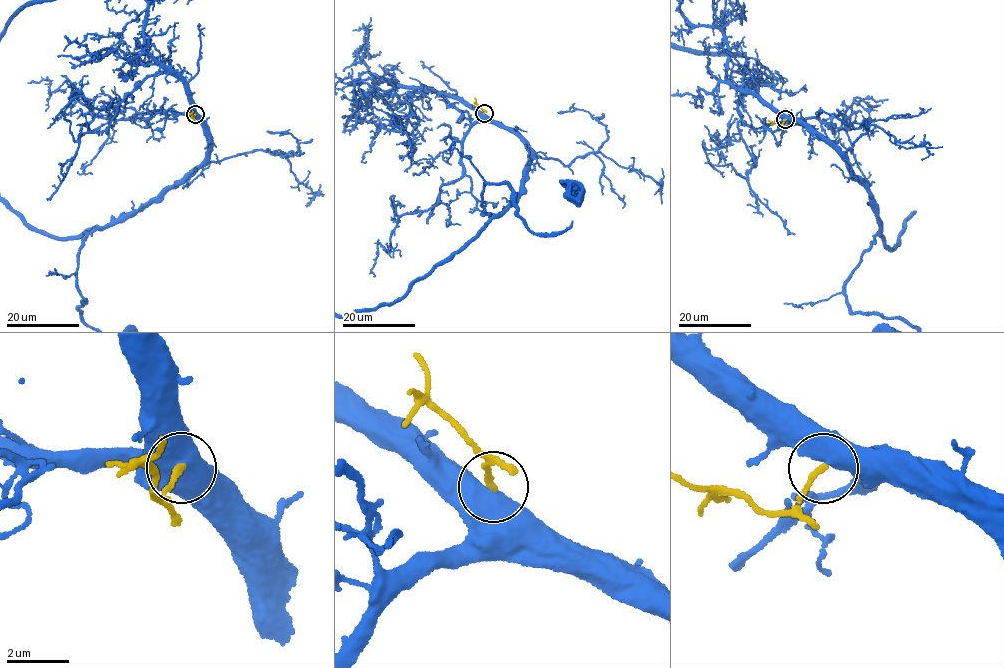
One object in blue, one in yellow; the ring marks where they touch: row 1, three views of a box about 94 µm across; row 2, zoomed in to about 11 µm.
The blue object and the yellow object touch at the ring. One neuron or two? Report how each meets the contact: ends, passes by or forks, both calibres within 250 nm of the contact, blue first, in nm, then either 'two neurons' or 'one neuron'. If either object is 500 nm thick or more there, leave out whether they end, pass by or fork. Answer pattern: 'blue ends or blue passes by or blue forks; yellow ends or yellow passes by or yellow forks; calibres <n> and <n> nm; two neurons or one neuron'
calibres 650 and 190 nm; one neuron

